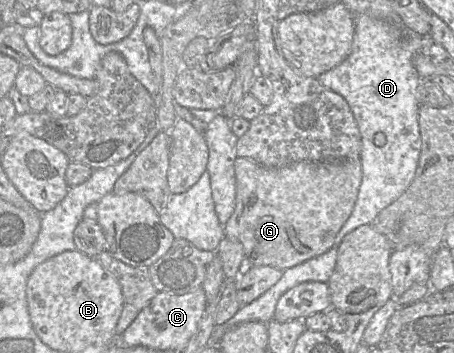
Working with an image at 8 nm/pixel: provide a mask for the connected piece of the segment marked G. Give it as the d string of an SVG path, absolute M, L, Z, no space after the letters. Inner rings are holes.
M237 157L234 167L236 178L236 202L232 216L224 225L225 238L241 243L245 258L249 259L253 266L268 266L282 271L317 257L334 246L337 233L353 211L362 182L362 170L359 158L342 161L304 161L282 167L271 168L262 166L245 157Z

